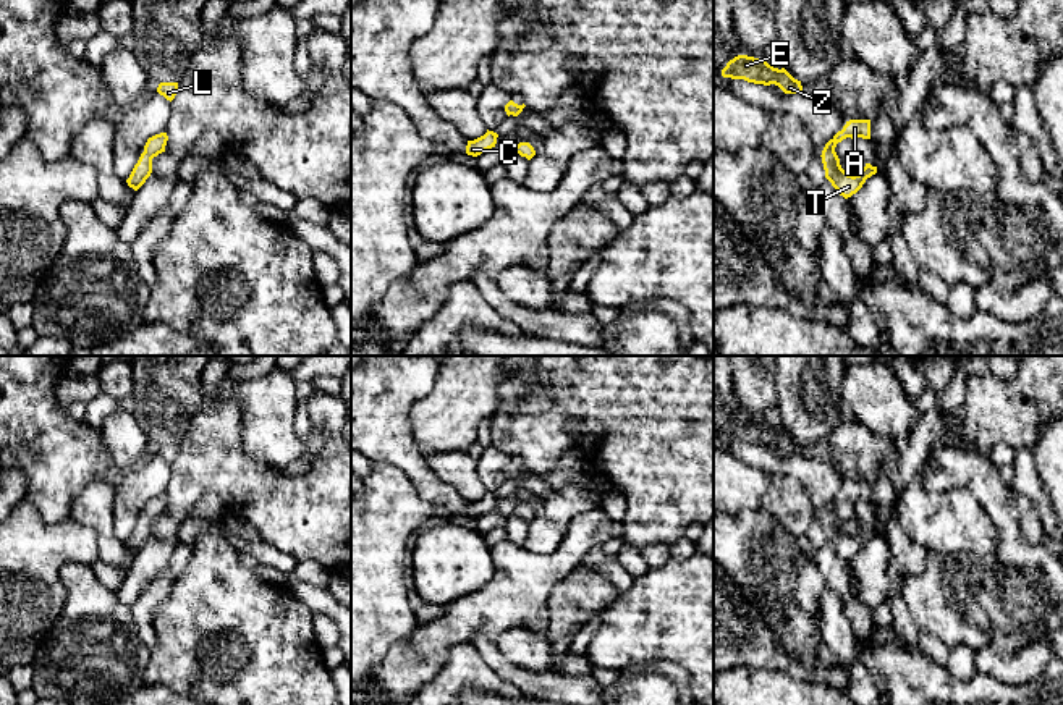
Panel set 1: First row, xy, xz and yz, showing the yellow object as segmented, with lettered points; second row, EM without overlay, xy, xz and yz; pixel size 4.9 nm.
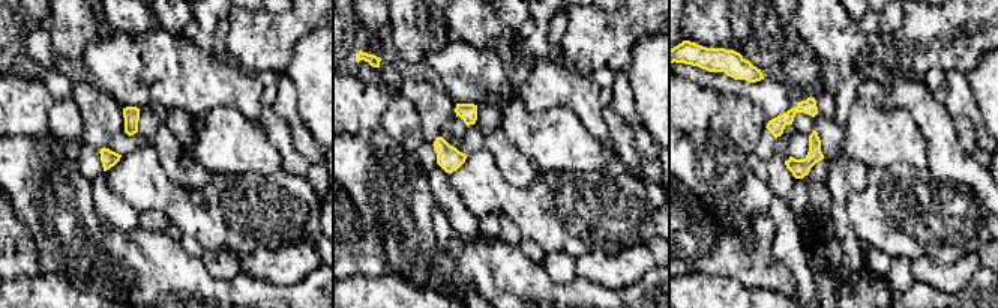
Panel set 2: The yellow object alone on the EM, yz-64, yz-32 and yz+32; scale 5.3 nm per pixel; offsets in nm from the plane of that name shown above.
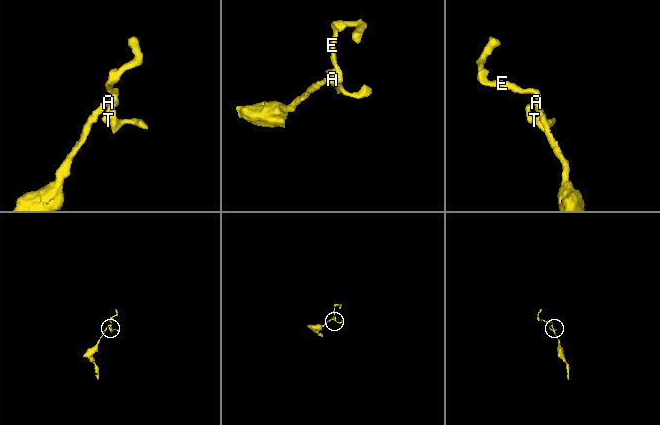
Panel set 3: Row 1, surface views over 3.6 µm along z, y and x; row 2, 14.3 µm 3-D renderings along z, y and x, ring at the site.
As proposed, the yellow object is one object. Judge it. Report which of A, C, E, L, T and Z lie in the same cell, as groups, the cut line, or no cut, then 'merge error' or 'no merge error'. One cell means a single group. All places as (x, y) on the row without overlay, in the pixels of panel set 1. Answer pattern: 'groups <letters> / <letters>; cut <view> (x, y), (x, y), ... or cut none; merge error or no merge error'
groups A C E L T Z; cut none; no merge error

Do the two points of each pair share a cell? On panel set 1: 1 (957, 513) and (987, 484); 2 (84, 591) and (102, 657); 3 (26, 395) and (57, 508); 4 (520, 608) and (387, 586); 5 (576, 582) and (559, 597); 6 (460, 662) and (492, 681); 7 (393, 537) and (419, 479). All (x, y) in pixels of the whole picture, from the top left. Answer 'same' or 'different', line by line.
1: different
2: same
3: same
4: different
5: same
6: same
7: different

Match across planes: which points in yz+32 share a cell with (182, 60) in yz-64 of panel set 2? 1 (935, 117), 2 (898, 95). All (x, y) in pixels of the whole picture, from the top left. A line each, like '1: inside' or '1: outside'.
1: inside
2: inside

